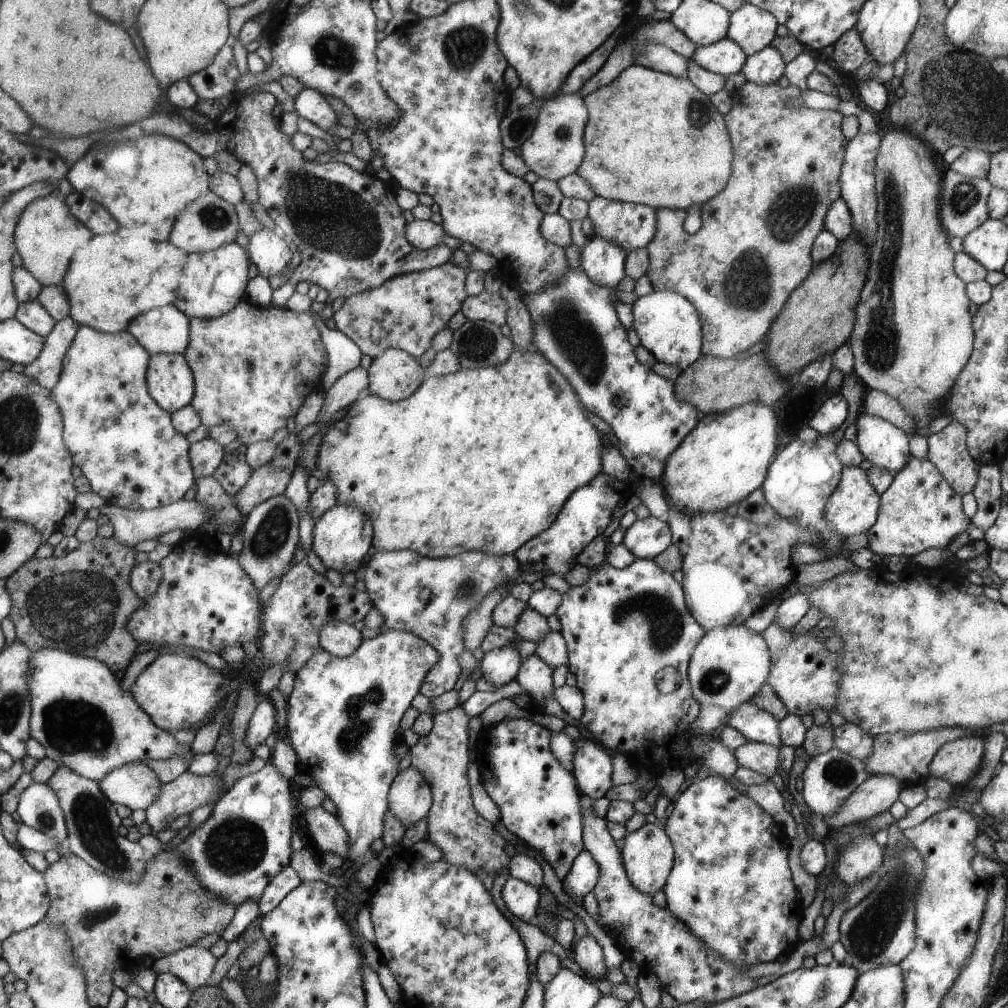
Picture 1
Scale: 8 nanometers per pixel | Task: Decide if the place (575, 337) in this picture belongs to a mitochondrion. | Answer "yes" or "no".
yes

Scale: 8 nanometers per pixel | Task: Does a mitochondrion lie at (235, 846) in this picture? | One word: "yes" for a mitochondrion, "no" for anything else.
yes

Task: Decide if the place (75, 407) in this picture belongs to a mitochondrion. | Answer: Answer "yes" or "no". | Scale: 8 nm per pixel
no

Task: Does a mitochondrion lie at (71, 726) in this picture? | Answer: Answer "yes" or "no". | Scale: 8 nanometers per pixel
yes

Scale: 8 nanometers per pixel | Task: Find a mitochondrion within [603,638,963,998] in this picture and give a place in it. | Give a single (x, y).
(874, 929)

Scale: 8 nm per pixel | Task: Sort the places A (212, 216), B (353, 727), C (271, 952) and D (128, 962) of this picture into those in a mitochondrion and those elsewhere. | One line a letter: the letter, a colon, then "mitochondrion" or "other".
A: mitochondrion
B: mitochondrion
C: other
D: other

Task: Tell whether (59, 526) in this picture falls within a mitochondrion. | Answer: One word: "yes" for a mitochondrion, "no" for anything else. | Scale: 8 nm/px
no

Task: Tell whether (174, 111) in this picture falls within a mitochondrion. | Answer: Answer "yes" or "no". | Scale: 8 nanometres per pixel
no

